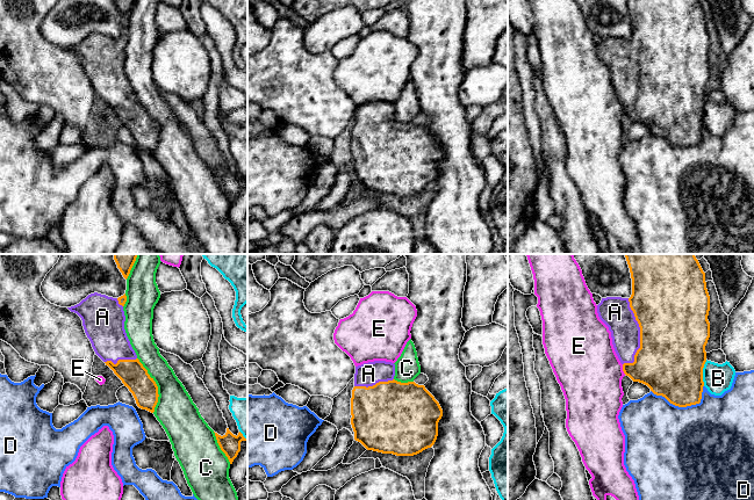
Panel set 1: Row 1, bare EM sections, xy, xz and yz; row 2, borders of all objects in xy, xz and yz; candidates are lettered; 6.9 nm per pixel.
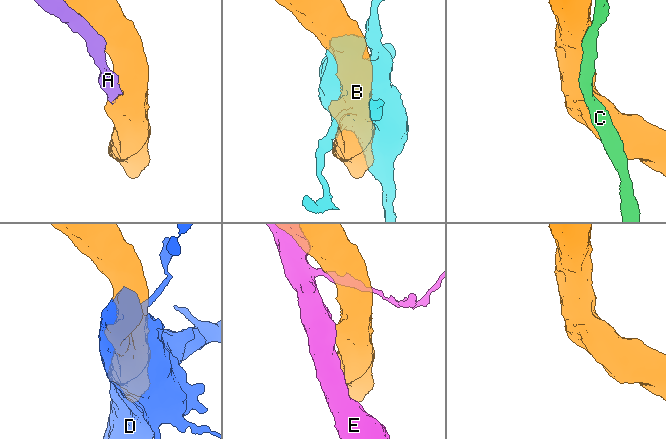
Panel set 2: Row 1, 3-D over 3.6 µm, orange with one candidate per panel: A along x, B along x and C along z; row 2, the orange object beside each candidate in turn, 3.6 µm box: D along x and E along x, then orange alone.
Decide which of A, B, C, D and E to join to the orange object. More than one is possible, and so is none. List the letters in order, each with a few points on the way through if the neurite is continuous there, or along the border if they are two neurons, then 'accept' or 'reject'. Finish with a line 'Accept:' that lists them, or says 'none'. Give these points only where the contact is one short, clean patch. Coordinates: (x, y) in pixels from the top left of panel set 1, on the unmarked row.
A: accept
B: reject
C: reject
D: reject
E: reject
Accept: A

